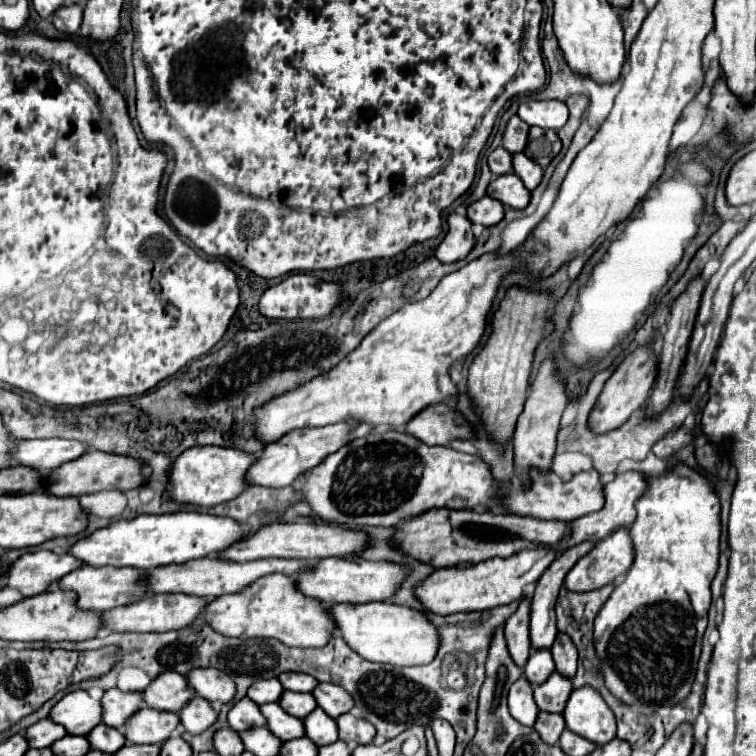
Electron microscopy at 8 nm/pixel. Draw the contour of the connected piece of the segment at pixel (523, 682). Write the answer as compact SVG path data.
M526 678L516 680L508 690L508 710L524 726L532 728L538 716L538 706L532 698L532 686Z

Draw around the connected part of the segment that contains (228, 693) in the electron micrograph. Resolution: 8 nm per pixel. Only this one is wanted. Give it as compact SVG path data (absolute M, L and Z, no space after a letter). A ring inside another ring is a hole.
M194 668L186 674L190 686L196 690L198 696L210 702L230 702L236 696L236 686L228 674L216 668Z

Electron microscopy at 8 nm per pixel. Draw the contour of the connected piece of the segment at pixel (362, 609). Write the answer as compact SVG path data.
M366 602L366 604L338 604L330 608L342 638L362 658L392 666L422 666L436 658L440 646L438 628L426 618L422 610L398 606L394 602Z

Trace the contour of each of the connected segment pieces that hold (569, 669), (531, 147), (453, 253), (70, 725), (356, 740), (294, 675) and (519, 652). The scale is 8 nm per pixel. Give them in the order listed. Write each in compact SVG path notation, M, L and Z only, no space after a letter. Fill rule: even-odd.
M558 634L556 642L552 646L552 656L554 656L554 664L558 674L566 676L566 678L574 678L576 674L576 660L578 660L578 652L572 644L572 640L566 634Z
M530 128L528 136L528 146L524 154L538 162L540 166L548 166L554 156L562 150L562 142L554 130L540 130L540 128Z
M452 212L448 216L448 234L436 248L436 258L440 262L458 262L470 254L476 238L472 234L472 222L466 216Z
M84 690L66 694L54 708L52 720L66 726L68 734L86 736L94 726L102 722L102 704L88 696Z
M342 714L336 722L338 722L340 740L350 744L352 748L358 744L370 744L376 736L376 730L368 720L356 718L352 714Z
M284 672L278 676L278 680L282 682L284 690L292 690L292 692L312 692L314 686L318 686L316 678L300 672Z
M530 598L522 600L522 606L512 614L510 620L506 620L504 626L504 638L506 646L510 650L510 656L518 666L524 666L530 656Z

